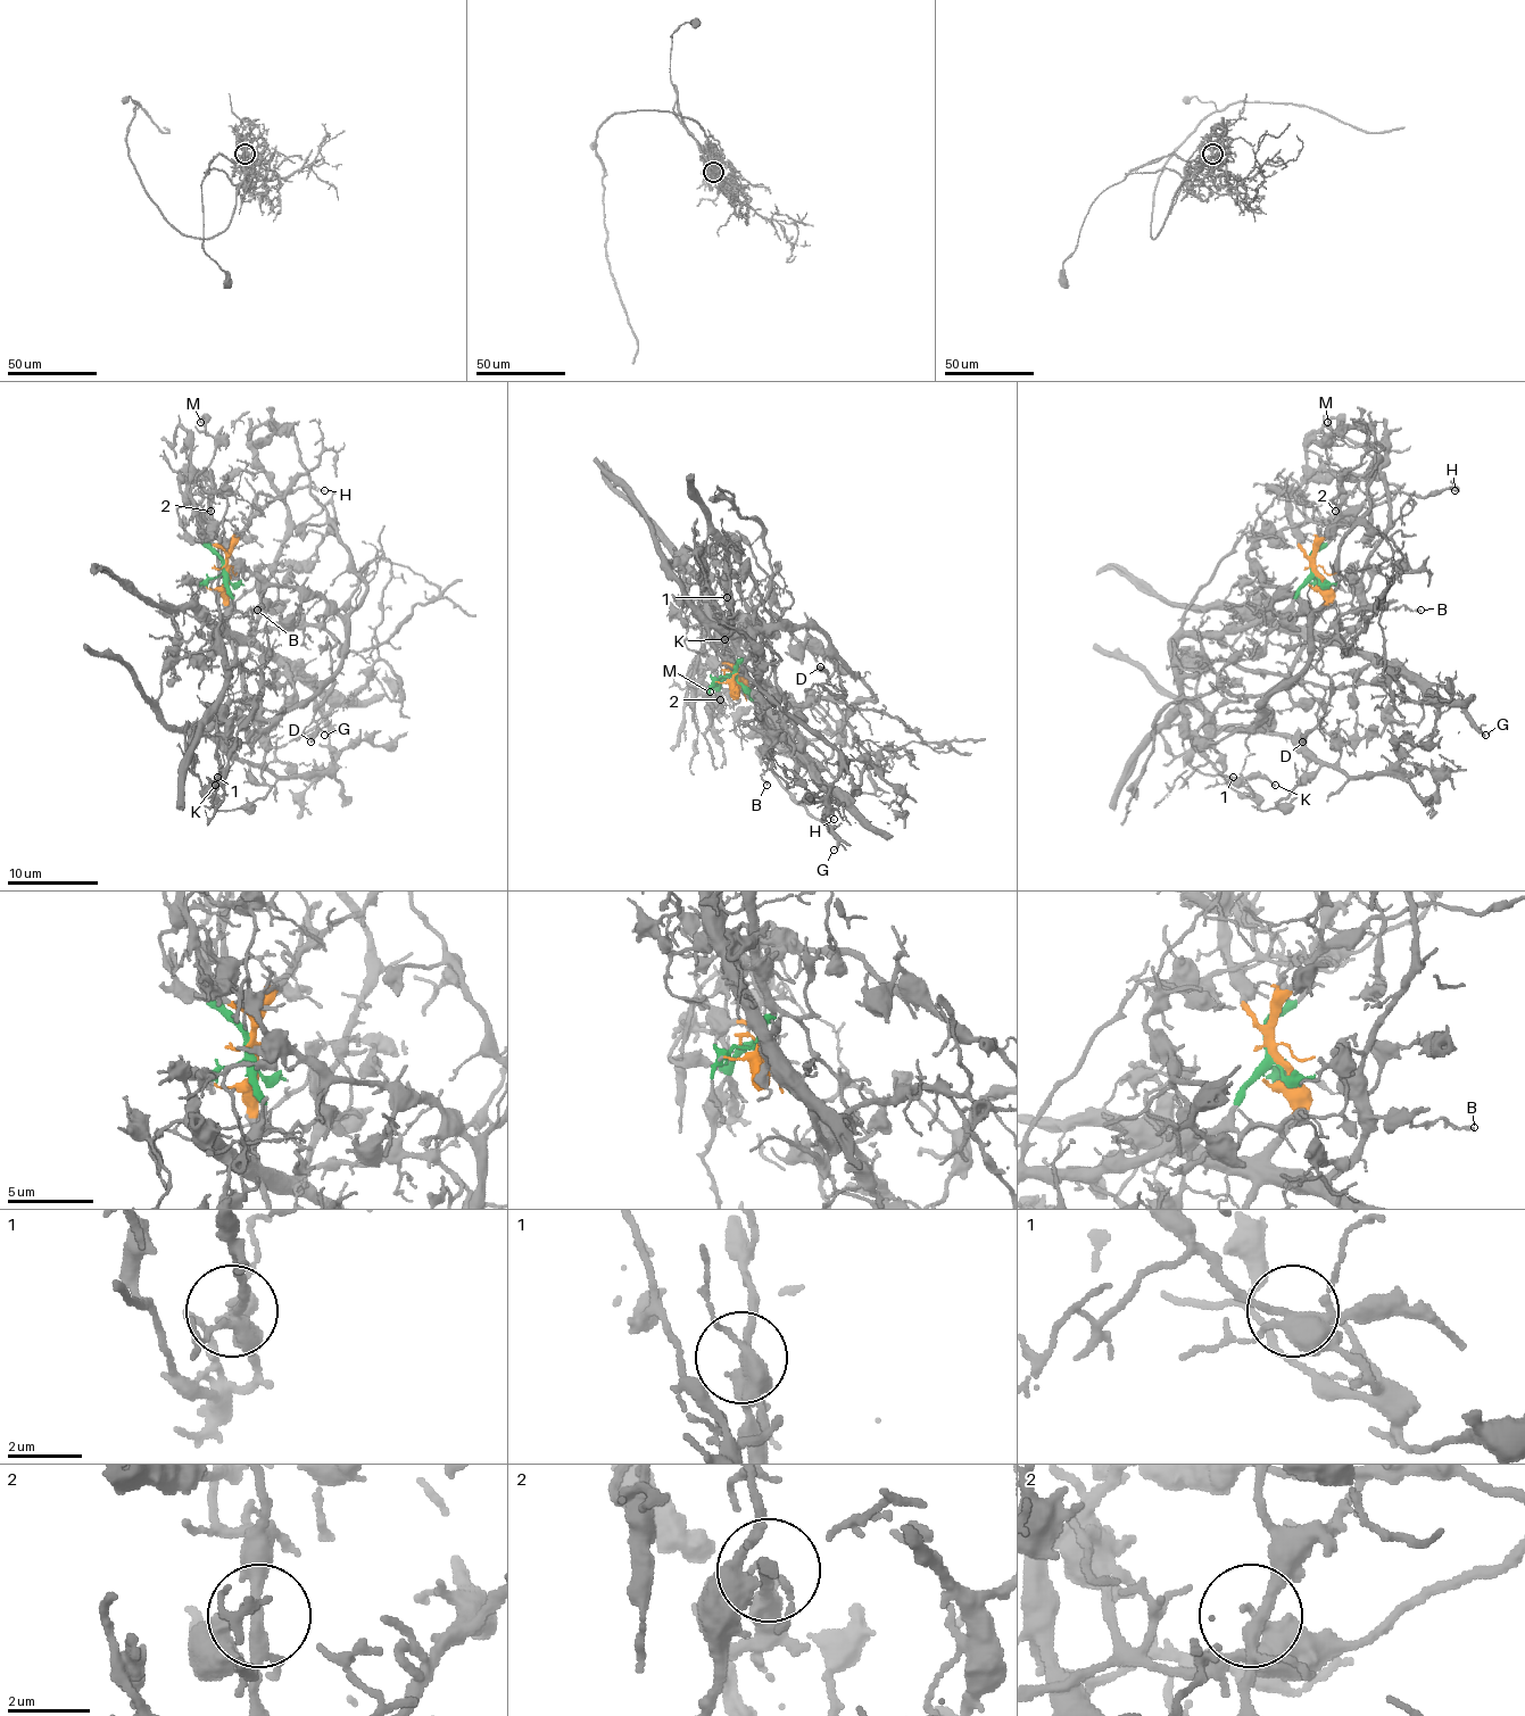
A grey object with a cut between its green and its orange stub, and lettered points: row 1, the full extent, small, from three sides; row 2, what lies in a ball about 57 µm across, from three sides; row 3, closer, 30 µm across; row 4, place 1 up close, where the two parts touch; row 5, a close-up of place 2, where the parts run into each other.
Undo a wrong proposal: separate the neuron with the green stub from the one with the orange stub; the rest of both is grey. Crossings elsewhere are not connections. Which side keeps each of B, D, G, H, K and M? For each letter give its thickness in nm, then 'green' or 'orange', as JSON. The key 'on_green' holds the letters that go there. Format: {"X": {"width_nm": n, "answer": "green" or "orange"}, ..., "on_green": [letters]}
{"B": {"width_nm": 170, "answer": "orange"}, "D": {"width_nm": 420, "answer": "orange"}, "G": {"width_nm": 150, "answer": "orange"}, "H": {"width_nm": 120, "answer": "orange"}, "K": {"width_nm": 140, "answer": "orange"}, "M": {"width_nm": 200, "answer": "green"}, "on_green": ["M"]}

